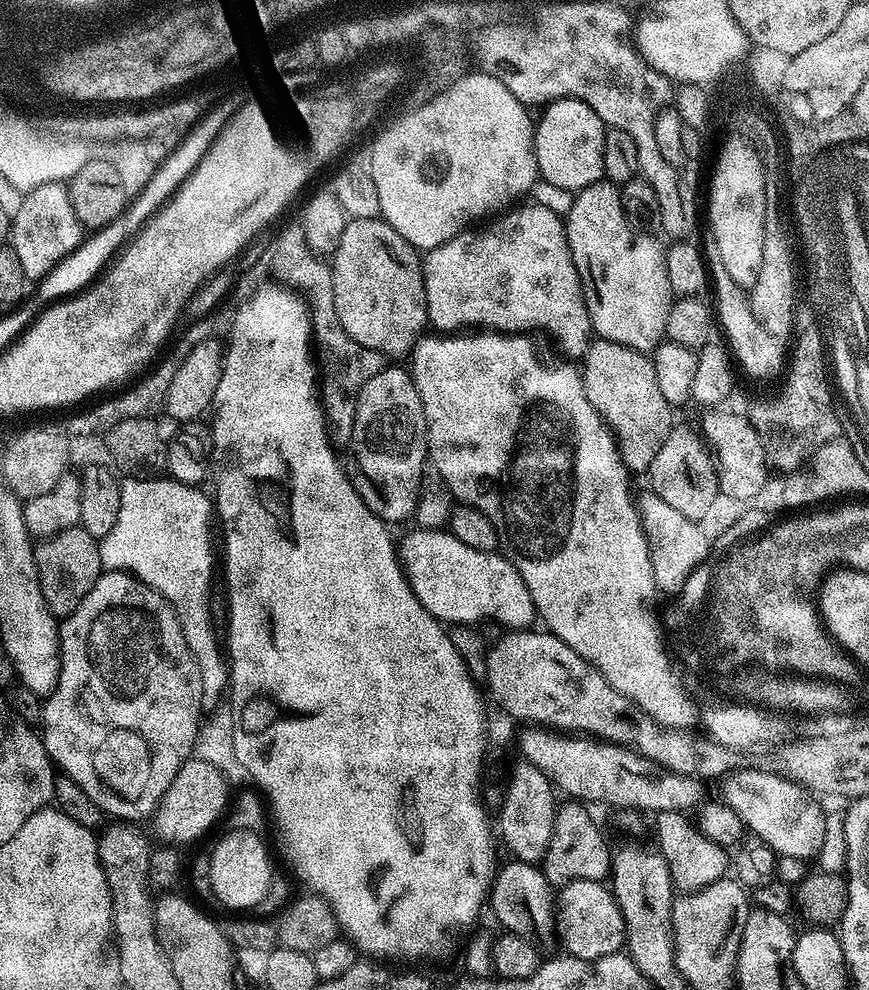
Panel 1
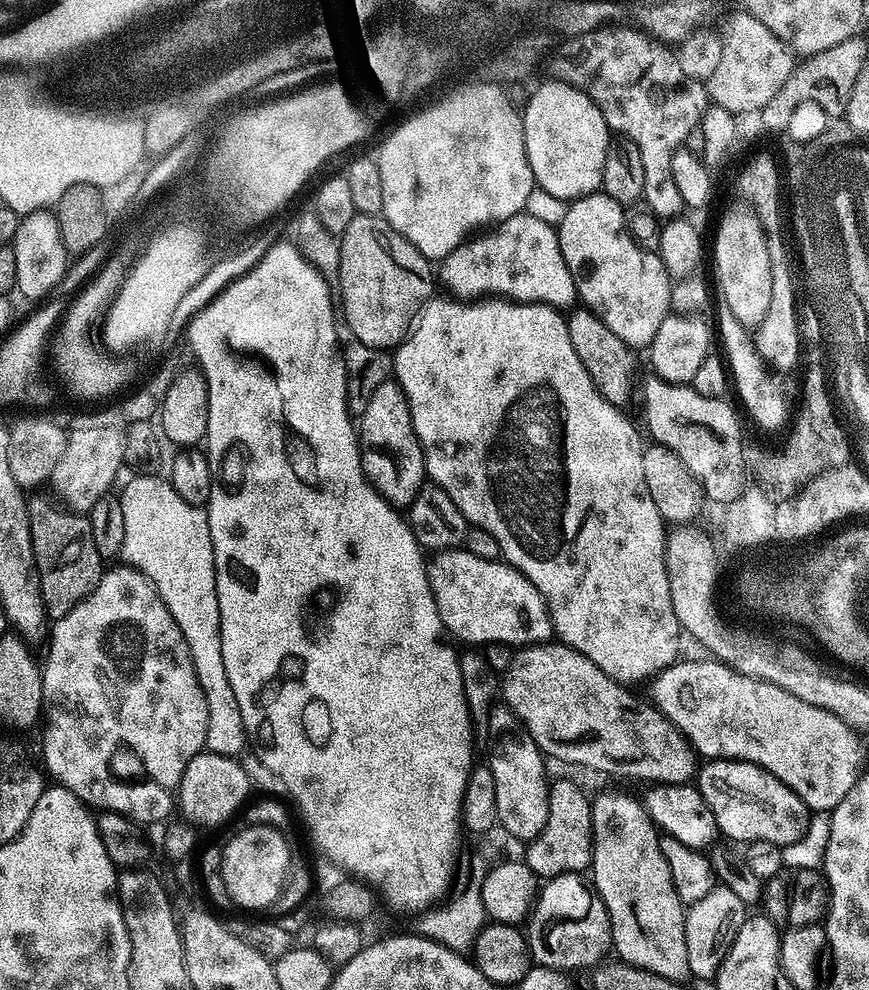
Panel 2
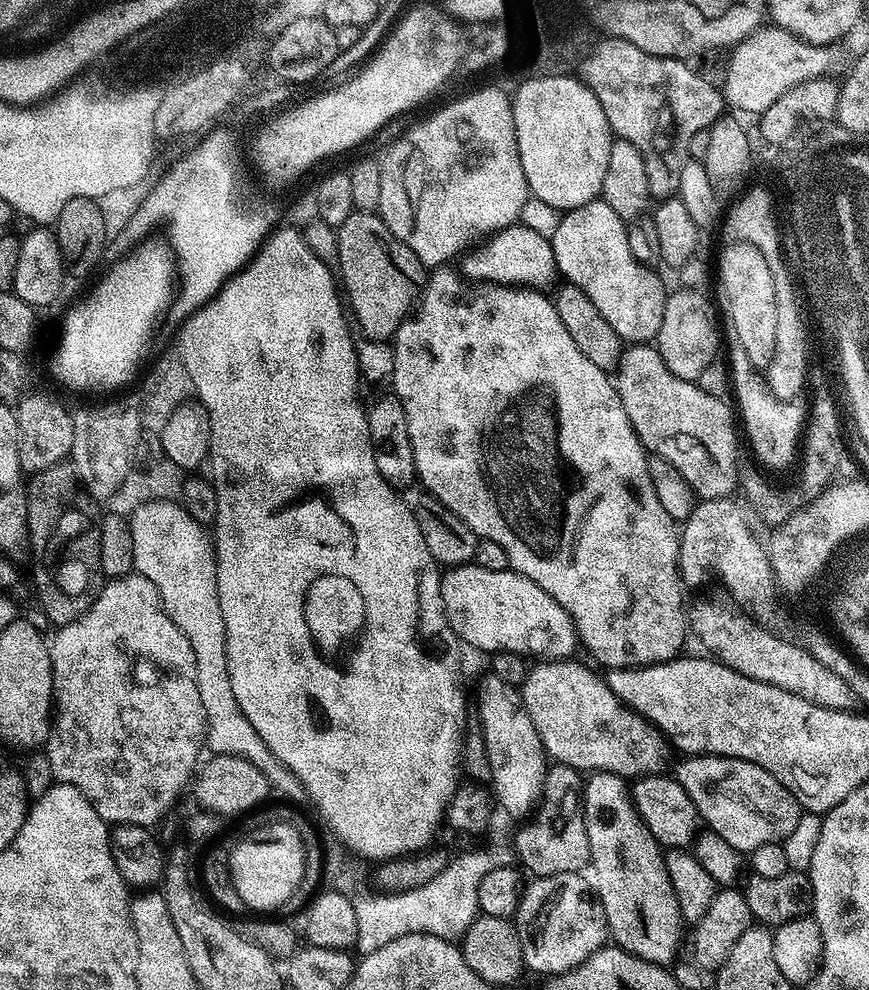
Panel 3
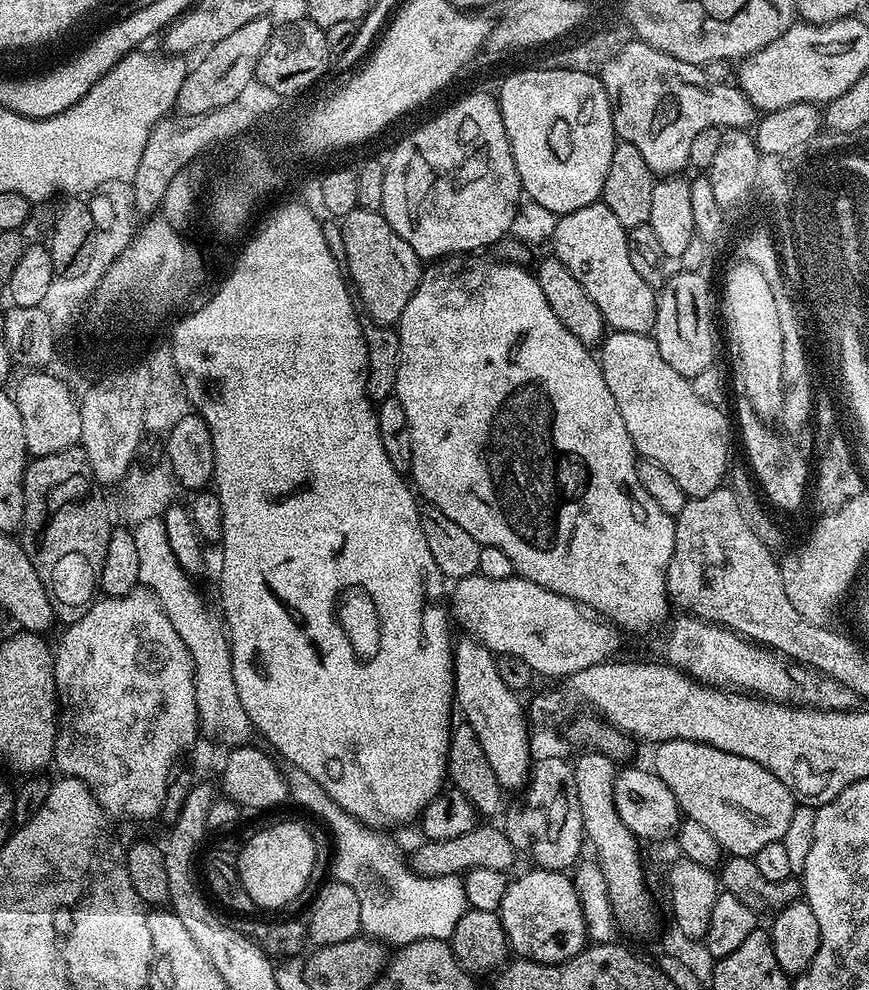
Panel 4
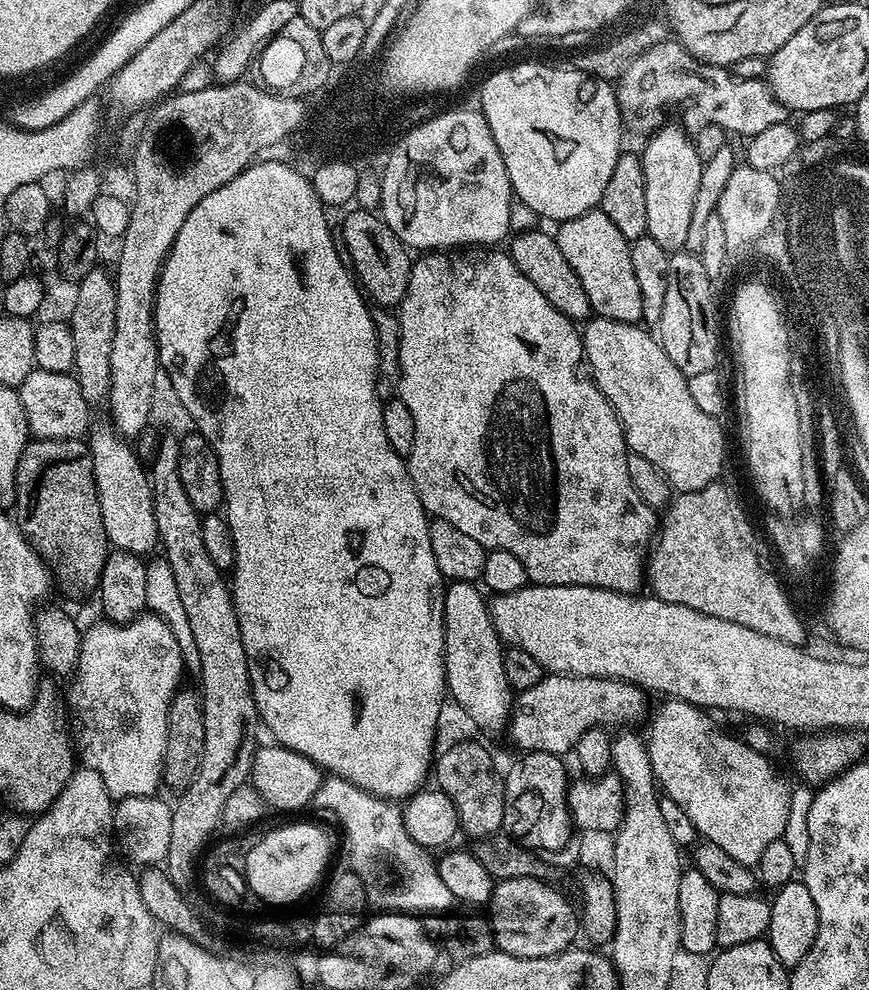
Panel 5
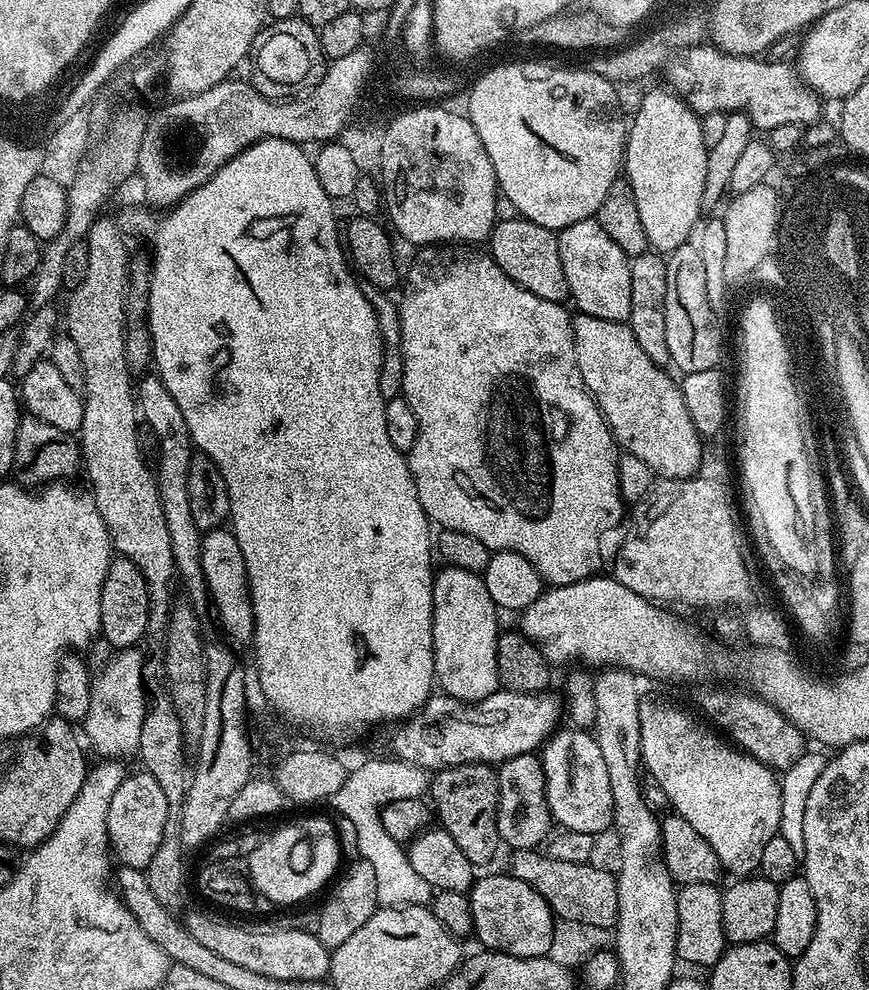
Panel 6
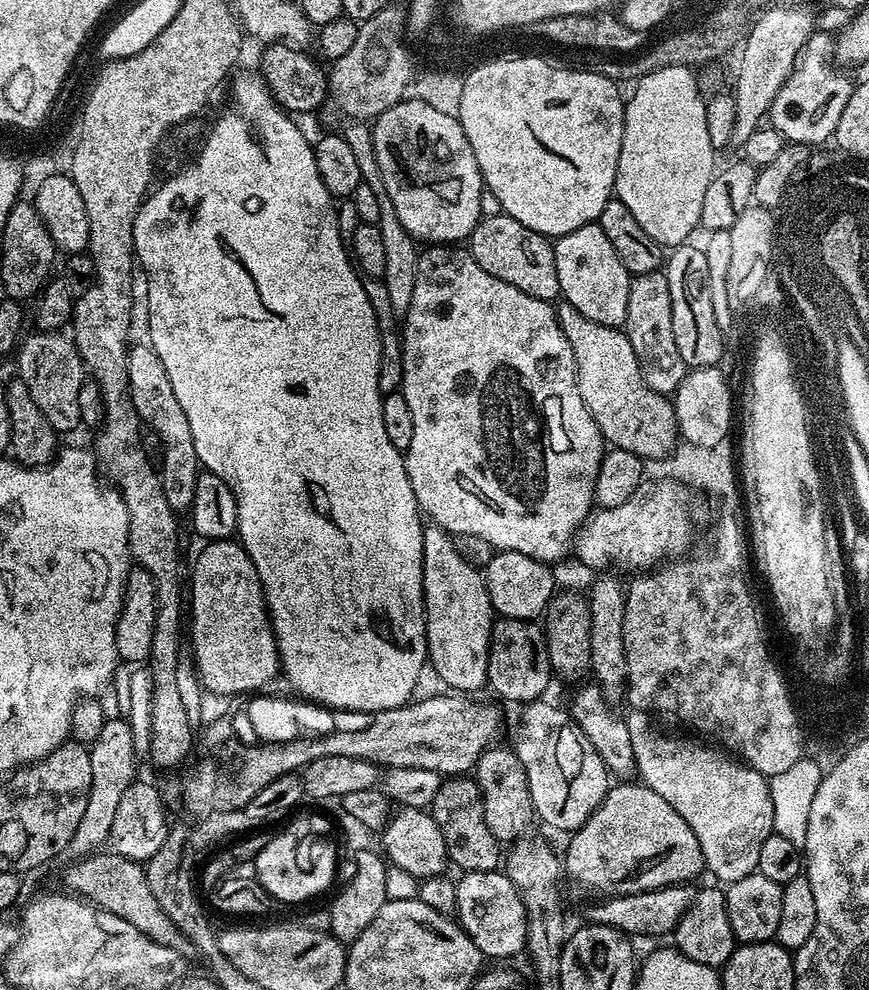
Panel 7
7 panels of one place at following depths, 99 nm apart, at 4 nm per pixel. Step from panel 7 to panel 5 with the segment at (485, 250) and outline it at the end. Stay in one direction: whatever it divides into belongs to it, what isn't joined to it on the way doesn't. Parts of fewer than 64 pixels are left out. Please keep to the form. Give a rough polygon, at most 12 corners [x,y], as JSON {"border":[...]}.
{"border":[[551,231],[517,232],[514,266],[574,322],[593,315]]}

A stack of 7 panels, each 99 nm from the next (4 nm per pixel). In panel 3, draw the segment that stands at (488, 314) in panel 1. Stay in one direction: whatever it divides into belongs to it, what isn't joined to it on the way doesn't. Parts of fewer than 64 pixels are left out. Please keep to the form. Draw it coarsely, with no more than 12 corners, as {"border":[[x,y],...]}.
{"border":[[519,222],[463,260],[472,282],[547,289],[551,239]]}

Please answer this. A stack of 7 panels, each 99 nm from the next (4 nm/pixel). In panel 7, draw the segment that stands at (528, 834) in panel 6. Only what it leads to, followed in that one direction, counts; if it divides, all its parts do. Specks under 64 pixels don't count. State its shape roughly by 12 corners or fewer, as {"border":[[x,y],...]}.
{"border":[[511,747],[478,758],[486,826],[515,842],[534,813],[526,770]]}

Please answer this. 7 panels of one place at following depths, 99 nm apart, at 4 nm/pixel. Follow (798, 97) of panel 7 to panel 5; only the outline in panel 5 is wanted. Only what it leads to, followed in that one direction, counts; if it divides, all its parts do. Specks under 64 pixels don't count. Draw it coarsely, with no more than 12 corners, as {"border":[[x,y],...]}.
{"border":[[666,40],[615,89],[629,129],[673,112],[689,133],[743,138],[785,123],[763,79]]}

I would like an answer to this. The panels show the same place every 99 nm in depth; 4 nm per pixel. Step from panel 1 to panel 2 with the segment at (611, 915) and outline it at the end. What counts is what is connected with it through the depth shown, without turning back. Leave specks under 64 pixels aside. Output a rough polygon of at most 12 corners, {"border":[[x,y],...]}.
{"border":[[583,875],[554,876],[526,924],[541,968],[595,969],[611,918]]}

